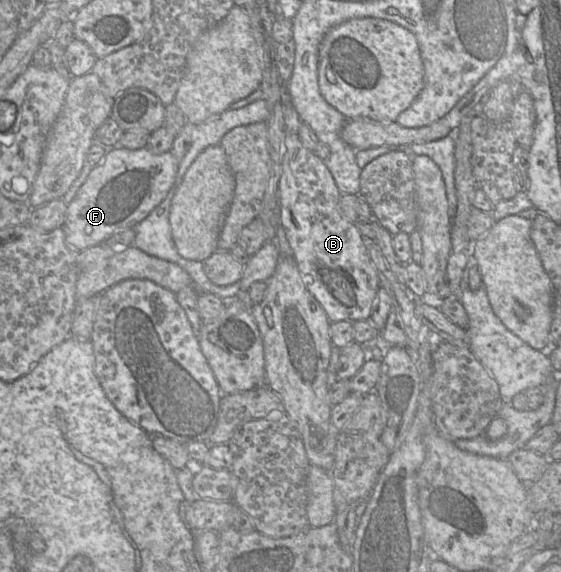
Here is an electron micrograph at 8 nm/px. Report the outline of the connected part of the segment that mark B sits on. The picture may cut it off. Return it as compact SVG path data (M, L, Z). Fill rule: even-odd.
M287 133L282 174L278 185L278 217L283 228L301 278L307 290L324 308L331 323L338 321L366 321L380 287L375 266L369 256L368 241L355 224L347 221L340 212L341 193L323 160L306 149L298 134Z

